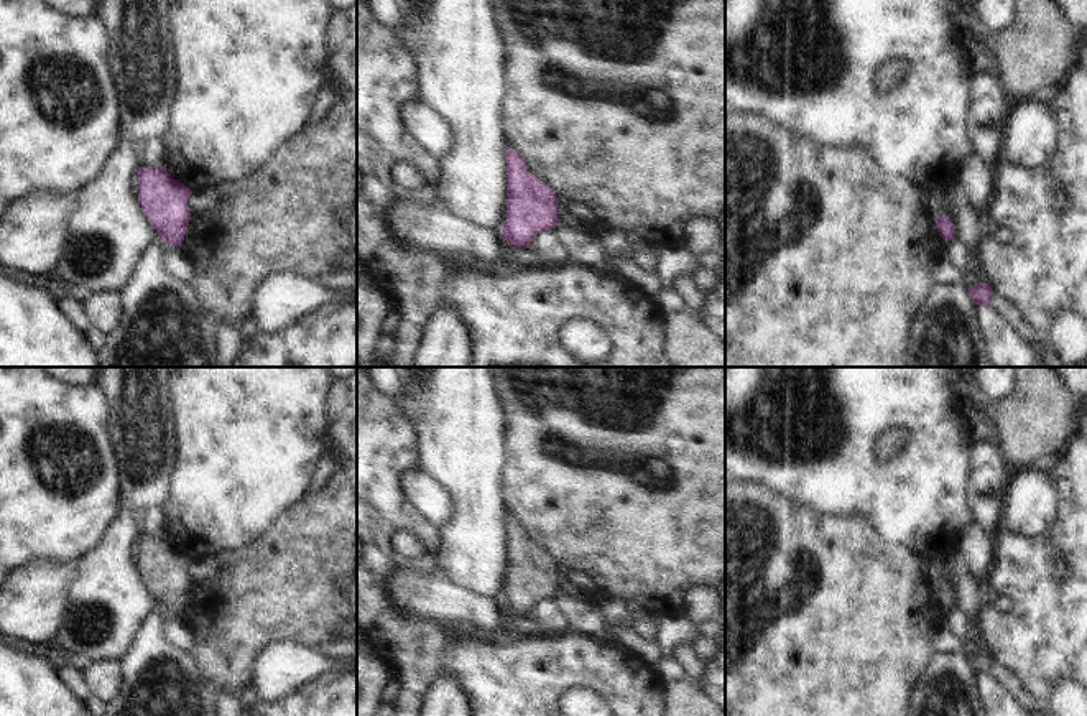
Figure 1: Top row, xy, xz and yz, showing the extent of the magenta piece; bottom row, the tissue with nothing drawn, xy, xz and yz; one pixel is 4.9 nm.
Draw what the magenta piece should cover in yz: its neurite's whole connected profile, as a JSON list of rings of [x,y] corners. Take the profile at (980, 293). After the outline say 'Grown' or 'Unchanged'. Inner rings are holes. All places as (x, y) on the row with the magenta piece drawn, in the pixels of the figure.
[[[975,283],[969,288],[969,295],[978,306],[987,306],[988,300],[993,295],[993,290],[988,283]]]. Unchanged

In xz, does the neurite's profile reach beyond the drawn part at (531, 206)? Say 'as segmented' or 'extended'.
as segmented

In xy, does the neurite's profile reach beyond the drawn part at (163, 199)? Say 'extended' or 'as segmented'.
as segmented

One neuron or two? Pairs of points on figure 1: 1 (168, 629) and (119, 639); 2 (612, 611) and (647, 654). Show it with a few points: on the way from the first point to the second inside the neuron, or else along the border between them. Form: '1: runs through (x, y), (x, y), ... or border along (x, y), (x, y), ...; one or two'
1: border along (145, 624), (134, 646), (117, 662); two
2: runs through (617, 621), (637, 644); one

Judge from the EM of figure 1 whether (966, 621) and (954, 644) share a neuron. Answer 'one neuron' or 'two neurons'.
two neurons

